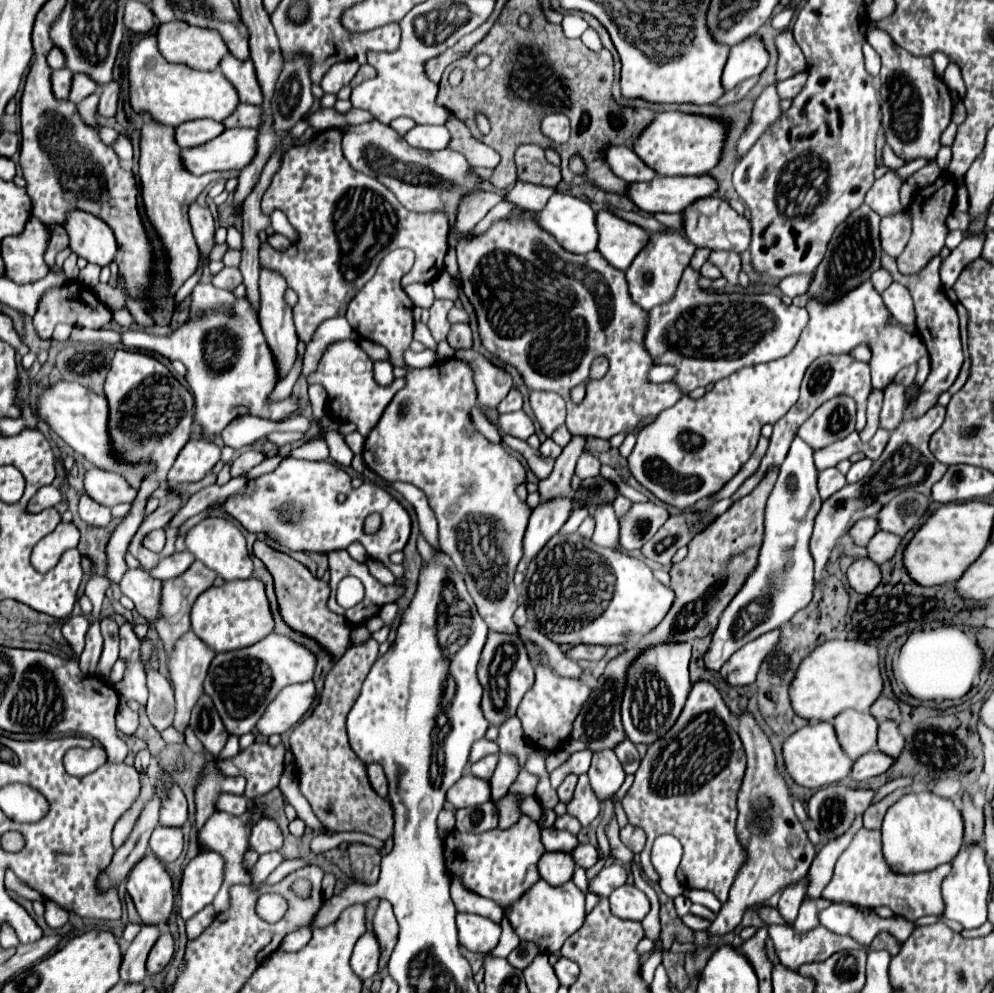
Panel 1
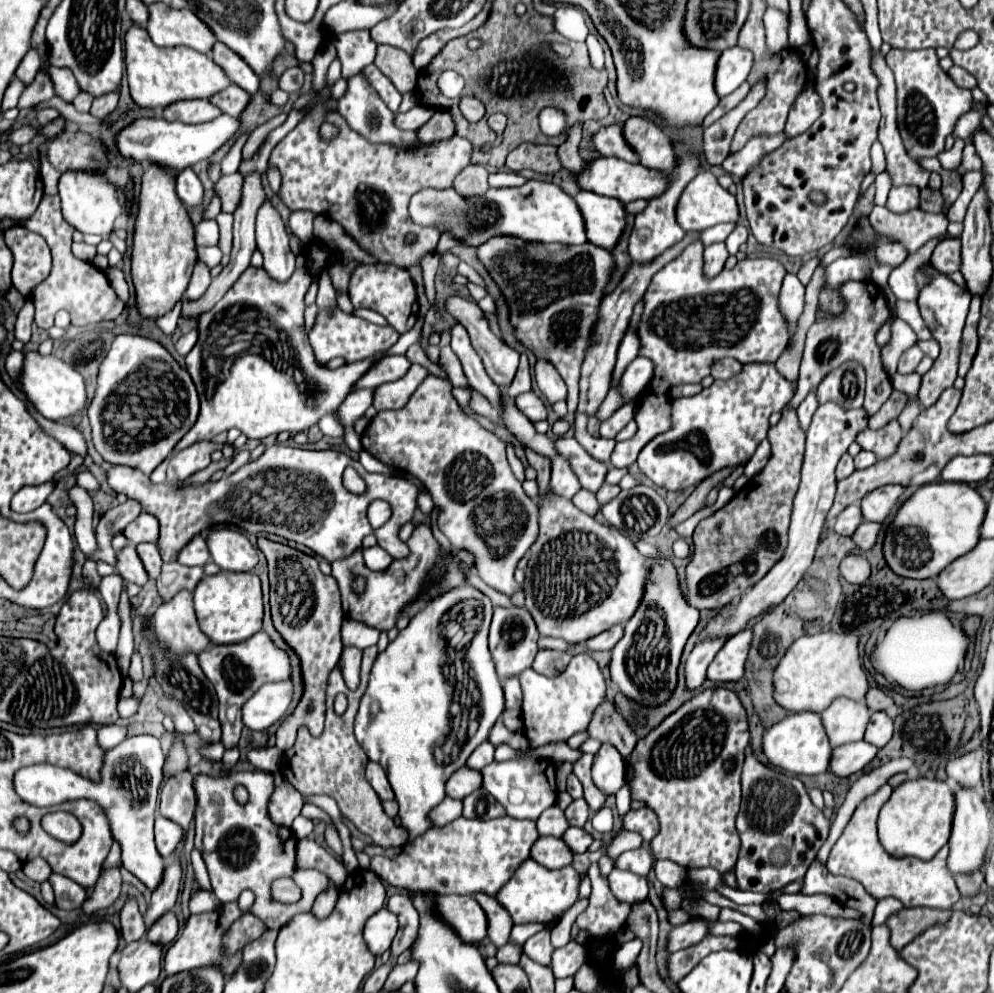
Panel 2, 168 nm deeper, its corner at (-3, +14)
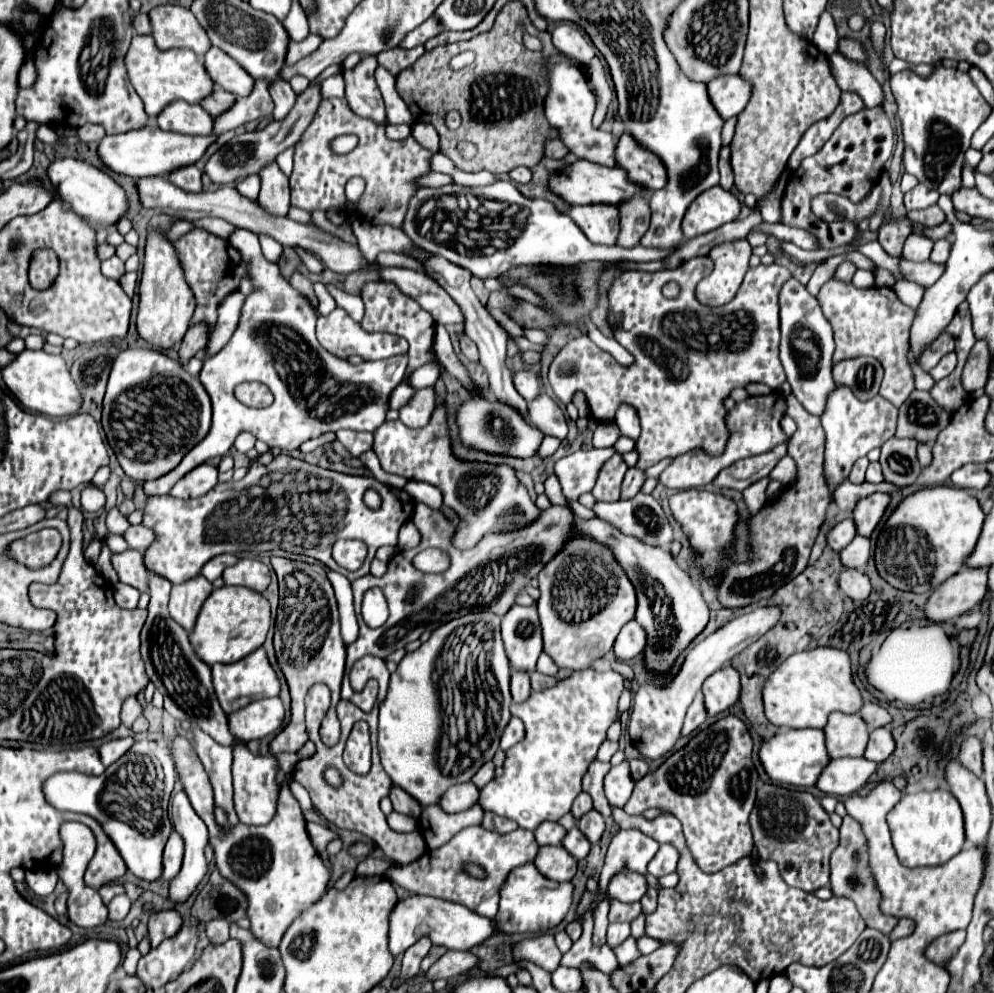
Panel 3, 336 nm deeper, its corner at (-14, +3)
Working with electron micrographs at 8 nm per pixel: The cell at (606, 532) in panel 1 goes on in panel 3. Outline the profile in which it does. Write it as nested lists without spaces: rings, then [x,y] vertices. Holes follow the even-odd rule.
[[[630,467],[626,471],[626,477],[624,477],[624,483],[622,483],[622,499],[630,499],[634,497],[642,485],[646,481],[646,473],[644,469],[638,469],[638,467]]]

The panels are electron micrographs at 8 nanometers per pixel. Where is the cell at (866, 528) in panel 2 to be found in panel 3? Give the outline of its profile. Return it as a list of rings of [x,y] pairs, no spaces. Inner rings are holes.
[[[854,537],[842,551],[840,551],[840,563],[850,569],[862,569],[868,559],[872,557],[872,545],[870,545],[870,539],[868,537]]]

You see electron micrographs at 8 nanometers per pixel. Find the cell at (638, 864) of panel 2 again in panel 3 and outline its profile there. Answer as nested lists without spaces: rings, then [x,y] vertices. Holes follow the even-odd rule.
[[[660,845],[658,853],[654,855],[654,859],[648,863],[648,873],[654,877],[662,877],[668,873],[676,871],[676,863],[678,863],[678,851],[672,845]]]

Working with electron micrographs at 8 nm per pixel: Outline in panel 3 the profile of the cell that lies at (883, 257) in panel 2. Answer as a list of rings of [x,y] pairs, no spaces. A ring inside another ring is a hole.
[[[910,233],[910,237],[904,243],[902,257],[910,259],[910,261],[926,261],[932,253],[932,245],[934,243],[928,237],[918,235],[918,233]]]

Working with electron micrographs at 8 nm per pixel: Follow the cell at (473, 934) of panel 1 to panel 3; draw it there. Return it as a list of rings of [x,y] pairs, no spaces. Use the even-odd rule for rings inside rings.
[[[412,895],[412,897],[398,901],[394,905],[394,909],[390,911],[388,921],[390,921],[390,951],[392,951],[392,955],[404,953],[408,947],[412,947],[422,937],[430,937],[430,941],[434,945],[444,945],[444,947],[456,949],[456,951],[468,951],[492,935],[490,919],[478,917],[476,913],[472,913],[470,909],[466,909],[458,903],[424,897],[424,895]]]

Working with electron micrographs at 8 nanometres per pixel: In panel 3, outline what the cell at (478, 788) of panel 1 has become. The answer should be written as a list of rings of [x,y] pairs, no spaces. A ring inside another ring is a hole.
[[[458,783],[452,785],[444,795],[442,801],[438,803],[446,813],[460,813],[464,809],[468,809],[470,805],[478,803],[478,793],[480,789],[474,783]]]

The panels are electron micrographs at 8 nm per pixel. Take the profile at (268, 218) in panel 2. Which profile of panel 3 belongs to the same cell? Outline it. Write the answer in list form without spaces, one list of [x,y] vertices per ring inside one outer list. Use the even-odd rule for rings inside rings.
[[[276,159],[264,165],[260,171],[260,205],[272,215],[286,215],[290,207],[290,189],[288,189],[288,177],[280,171]]]

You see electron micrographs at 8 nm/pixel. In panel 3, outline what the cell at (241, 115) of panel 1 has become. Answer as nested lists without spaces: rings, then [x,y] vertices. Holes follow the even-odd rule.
[[[216,87],[208,97],[204,97],[204,99],[200,101],[200,105],[202,105],[202,109],[206,109],[212,117],[216,117],[218,113],[224,113],[234,101],[236,101],[236,97],[234,97],[232,93],[224,91],[222,87]]]

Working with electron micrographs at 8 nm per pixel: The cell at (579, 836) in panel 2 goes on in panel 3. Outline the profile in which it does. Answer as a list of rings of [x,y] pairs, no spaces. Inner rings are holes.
[[[572,827],[564,839],[562,839],[562,847],[574,857],[574,859],[584,859],[590,851],[590,841],[580,833],[578,827]]]

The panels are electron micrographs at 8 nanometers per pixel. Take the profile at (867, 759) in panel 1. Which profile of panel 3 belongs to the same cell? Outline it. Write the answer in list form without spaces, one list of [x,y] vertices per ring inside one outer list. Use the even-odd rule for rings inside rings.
[[[864,757],[830,759],[828,765],[822,769],[822,773],[816,781],[816,787],[826,795],[848,797],[868,783],[868,779],[876,771],[876,767],[878,767],[878,763],[866,761]]]

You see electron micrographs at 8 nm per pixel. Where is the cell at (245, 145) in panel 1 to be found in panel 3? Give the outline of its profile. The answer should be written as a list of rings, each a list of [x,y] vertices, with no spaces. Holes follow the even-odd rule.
[[[148,125],[146,129],[120,133],[120,135],[106,135],[102,137],[98,145],[98,157],[100,161],[114,173],[130,175],[130,177],[154,177],[154,175],[168,175],[174,169],[180,169],[184,165],[194,165],[208,145],[216,137],[202,137],[202,135],[180,135],[158,129],[158,125]]]

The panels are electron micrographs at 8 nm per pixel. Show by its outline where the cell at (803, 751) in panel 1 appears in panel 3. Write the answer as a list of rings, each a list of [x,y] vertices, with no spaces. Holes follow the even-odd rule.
[[[782,729],[762,743],[758,759],[772,783],[792,787],[812,787],[818,779],[820,769],[824,769],[826,761],[830,761],[822,729]]]

